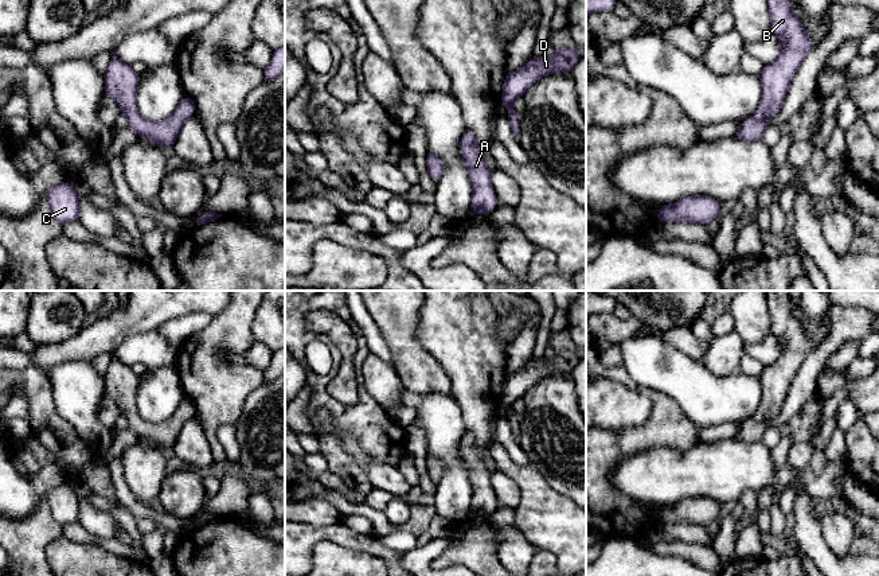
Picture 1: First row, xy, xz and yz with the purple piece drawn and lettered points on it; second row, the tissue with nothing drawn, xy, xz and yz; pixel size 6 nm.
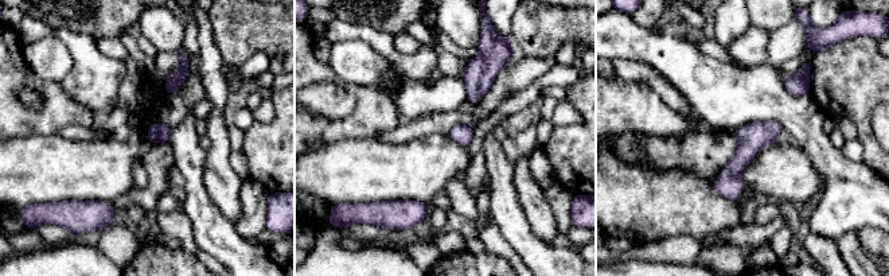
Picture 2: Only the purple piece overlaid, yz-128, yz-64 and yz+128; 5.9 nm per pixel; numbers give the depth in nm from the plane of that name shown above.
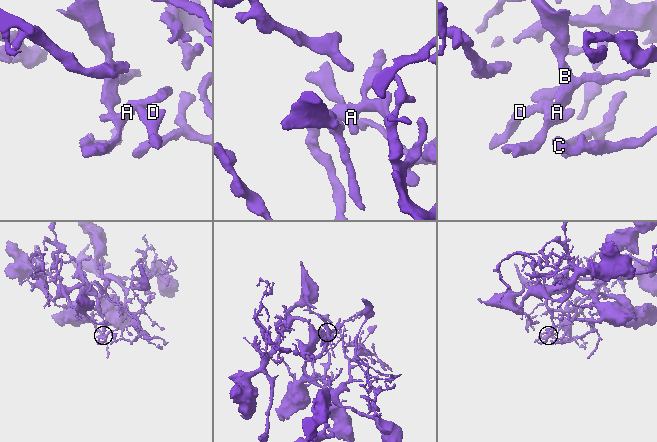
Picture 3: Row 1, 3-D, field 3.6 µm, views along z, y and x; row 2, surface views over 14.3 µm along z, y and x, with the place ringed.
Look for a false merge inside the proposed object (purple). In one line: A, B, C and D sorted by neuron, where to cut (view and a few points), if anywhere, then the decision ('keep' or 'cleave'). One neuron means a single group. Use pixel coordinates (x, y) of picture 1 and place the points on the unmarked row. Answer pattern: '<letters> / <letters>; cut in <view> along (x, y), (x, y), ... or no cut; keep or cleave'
A B C D; no cut; keep

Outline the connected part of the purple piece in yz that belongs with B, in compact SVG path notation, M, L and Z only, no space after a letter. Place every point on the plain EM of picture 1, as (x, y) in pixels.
M766 291L770 311L770 332L780 342L780 355L765 366L759 375L761 404L757 415L741 424L735 440L762 441L770 419L781 412L792 382L805 358L816 349L810 342L802 320L794 318L788 291Z

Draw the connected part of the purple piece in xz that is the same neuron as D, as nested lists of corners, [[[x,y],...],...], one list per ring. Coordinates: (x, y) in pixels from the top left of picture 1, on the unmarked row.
[[[556,350],[552,359],[534,358],[528,365],[515,374],[507,374],[503,388],[501,405],[509,412],[508,423],[515,439],[519,437],[520,417],[513,412],[513,404],[521,400],[526,392],[539,380],[554,373],[571,374],[578,365],[581,354],[571,350]]]

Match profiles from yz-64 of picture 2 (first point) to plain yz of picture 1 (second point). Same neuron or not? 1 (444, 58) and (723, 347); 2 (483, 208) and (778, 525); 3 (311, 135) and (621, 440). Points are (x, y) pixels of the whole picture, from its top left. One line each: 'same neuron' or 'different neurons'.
1: different neurons
2: same neuron
3: same neuron

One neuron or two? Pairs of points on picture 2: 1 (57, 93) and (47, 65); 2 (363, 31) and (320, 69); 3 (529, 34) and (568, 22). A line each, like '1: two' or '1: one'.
1: two
2: two
3: one

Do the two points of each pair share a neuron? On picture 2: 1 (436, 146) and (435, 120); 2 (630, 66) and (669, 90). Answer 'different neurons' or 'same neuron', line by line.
1: different neurons
2: same neuron

